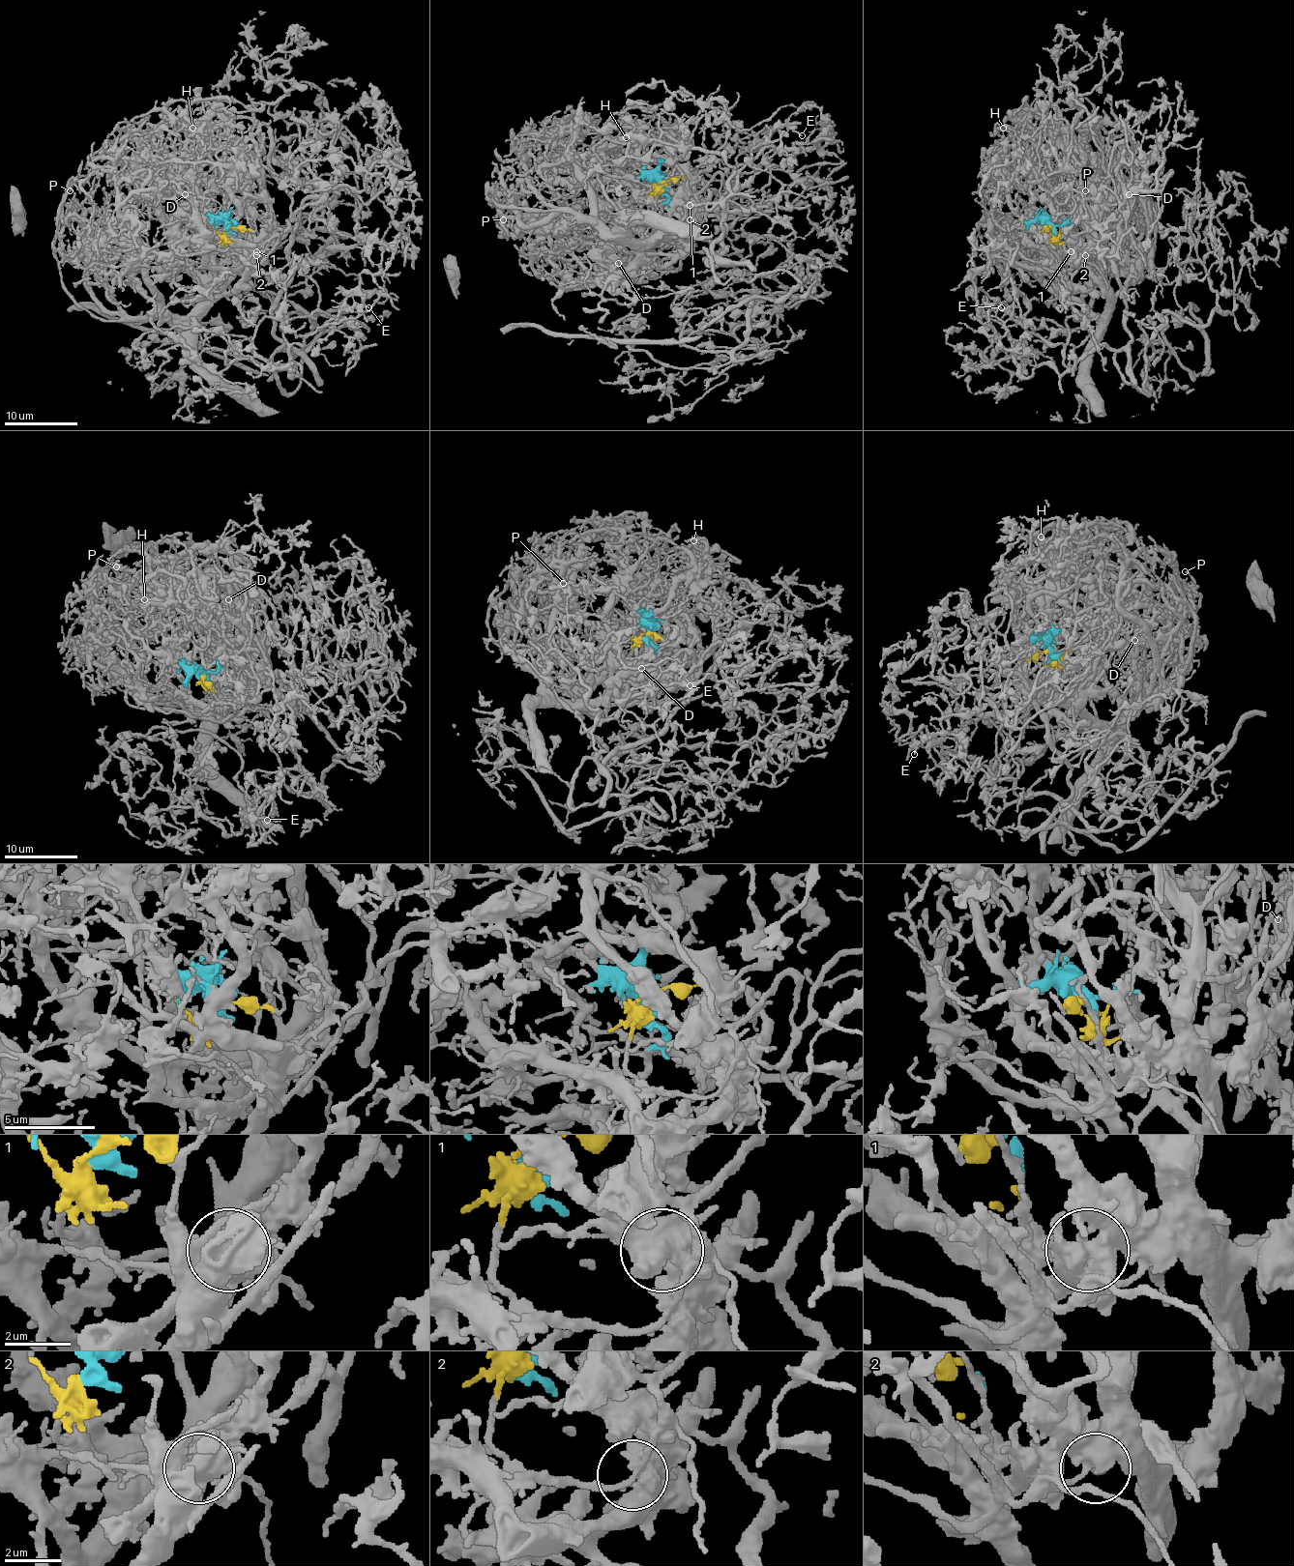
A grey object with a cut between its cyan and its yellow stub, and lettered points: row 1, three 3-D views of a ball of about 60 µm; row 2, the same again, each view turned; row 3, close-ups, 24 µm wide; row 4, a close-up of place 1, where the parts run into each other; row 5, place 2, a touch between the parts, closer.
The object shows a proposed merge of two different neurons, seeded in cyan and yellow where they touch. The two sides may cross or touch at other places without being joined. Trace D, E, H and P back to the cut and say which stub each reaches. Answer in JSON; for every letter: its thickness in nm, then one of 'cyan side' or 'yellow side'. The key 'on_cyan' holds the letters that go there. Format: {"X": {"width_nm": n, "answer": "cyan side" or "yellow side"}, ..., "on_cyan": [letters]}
{"D": {"width_nm": 180, "answer": "cyan side"}, "E": {"width_nm": 160, "answer": "yellow side"}, "H": {"width_nm": 200, "answer": "cyan side"}, "P": {"width_nm": 160, "answer": "cyan side"}, "on_cyan": ["D", "H", "P"]}

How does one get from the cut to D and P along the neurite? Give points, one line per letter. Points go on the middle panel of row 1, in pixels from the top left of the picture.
D: (661, 183), (661, 160), (685, 175), (691, 211), (685, 249), (618, 264)
P: (661, 183), (662, 160), (685, 190), (649, 240), (581, 216), (561, 233), (508, 234), (504, 219)

